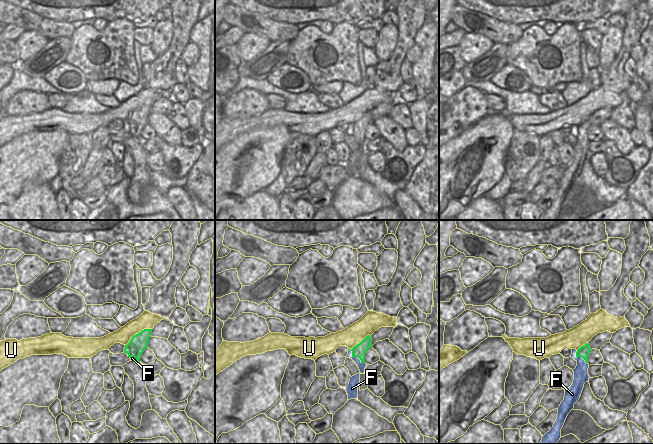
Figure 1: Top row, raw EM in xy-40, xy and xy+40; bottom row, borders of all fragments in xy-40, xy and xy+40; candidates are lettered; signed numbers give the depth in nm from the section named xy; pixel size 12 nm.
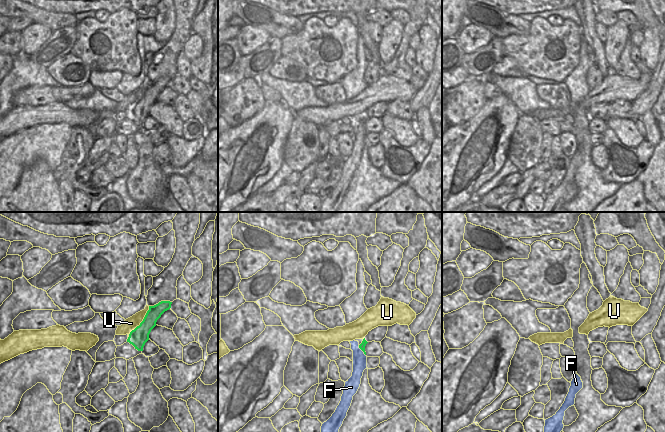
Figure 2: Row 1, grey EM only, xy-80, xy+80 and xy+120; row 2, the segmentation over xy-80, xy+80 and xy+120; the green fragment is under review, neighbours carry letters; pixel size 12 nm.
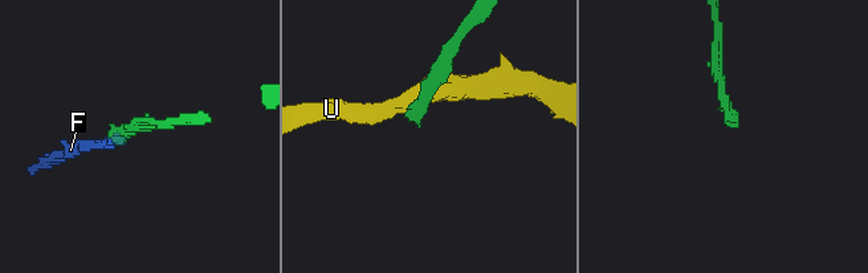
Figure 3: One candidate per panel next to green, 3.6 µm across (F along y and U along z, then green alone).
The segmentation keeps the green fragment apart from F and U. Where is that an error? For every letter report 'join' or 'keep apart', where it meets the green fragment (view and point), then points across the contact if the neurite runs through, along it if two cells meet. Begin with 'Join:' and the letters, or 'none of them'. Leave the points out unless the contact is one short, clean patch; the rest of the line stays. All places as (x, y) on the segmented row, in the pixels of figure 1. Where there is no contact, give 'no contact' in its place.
Join: F
F: join; contact xy (355, 356); way xy (359, 350), (355, 356), (360, 361), (361, 366)
U: keep apart; contact xy-40 (138, 333)

